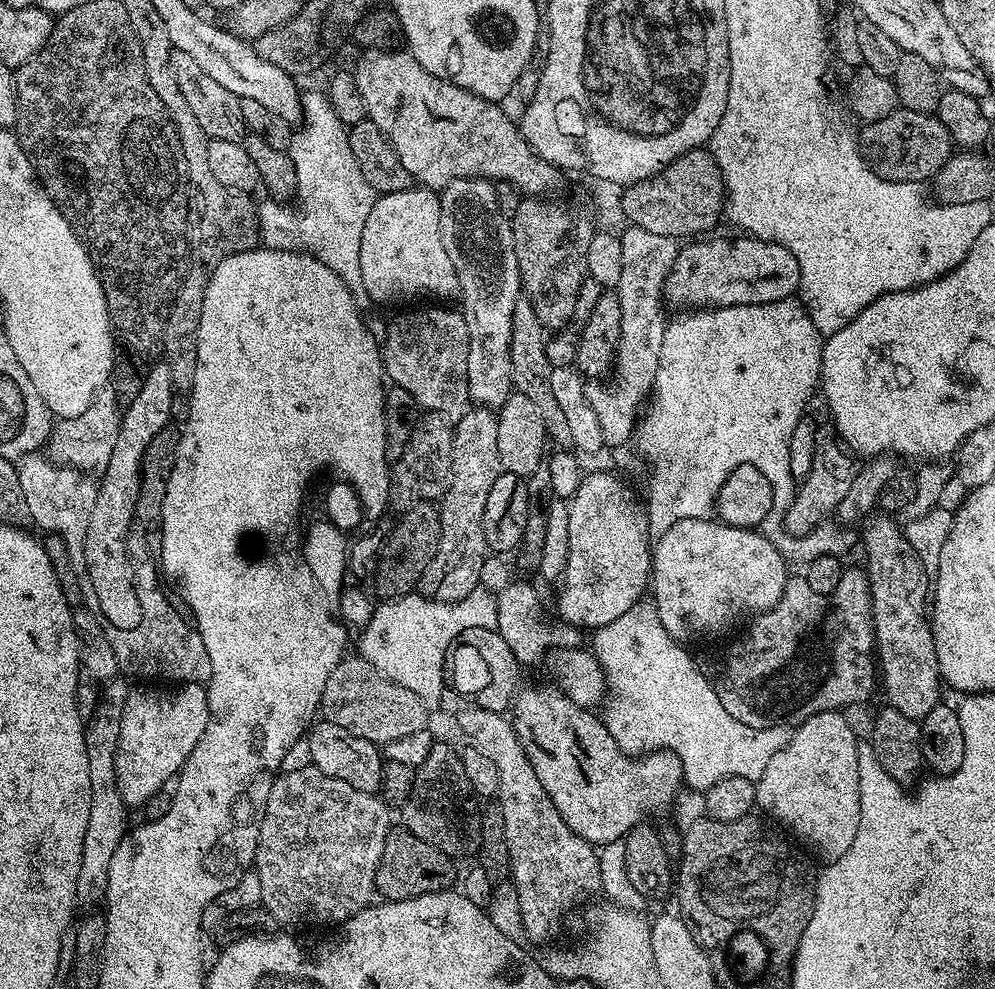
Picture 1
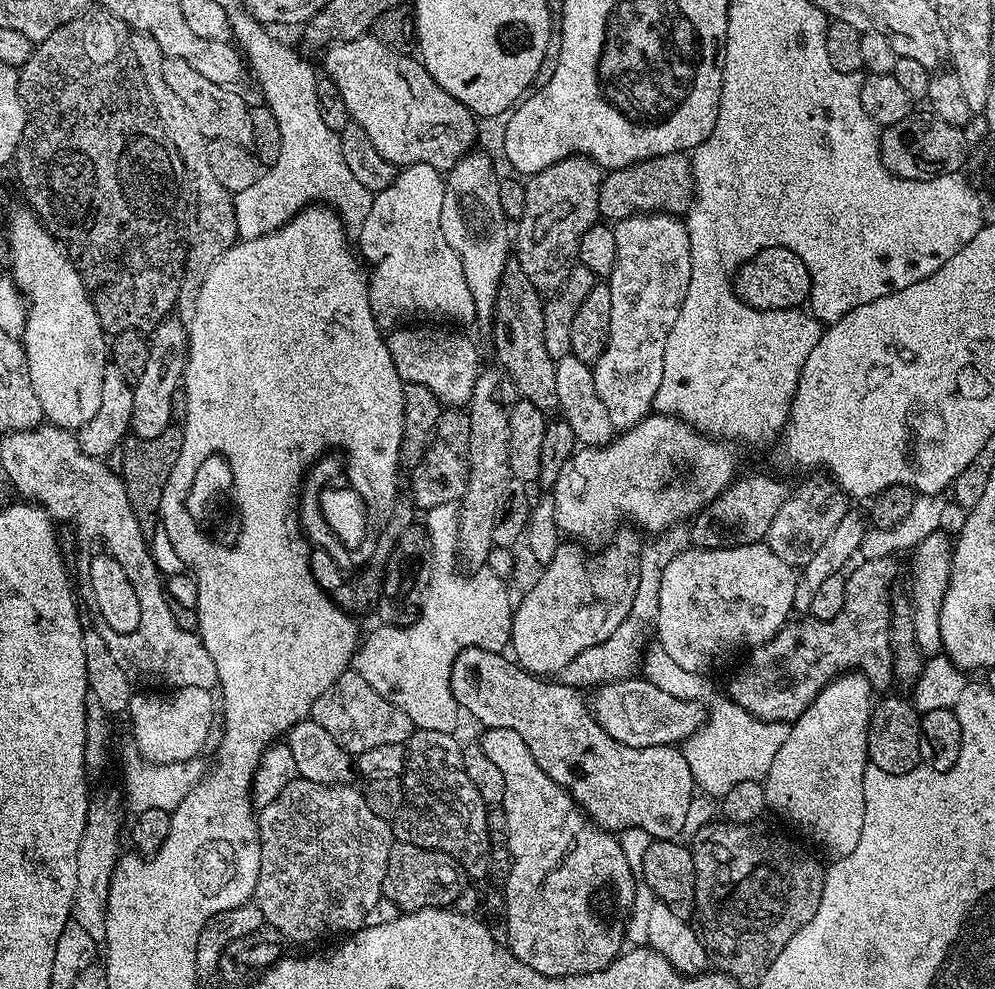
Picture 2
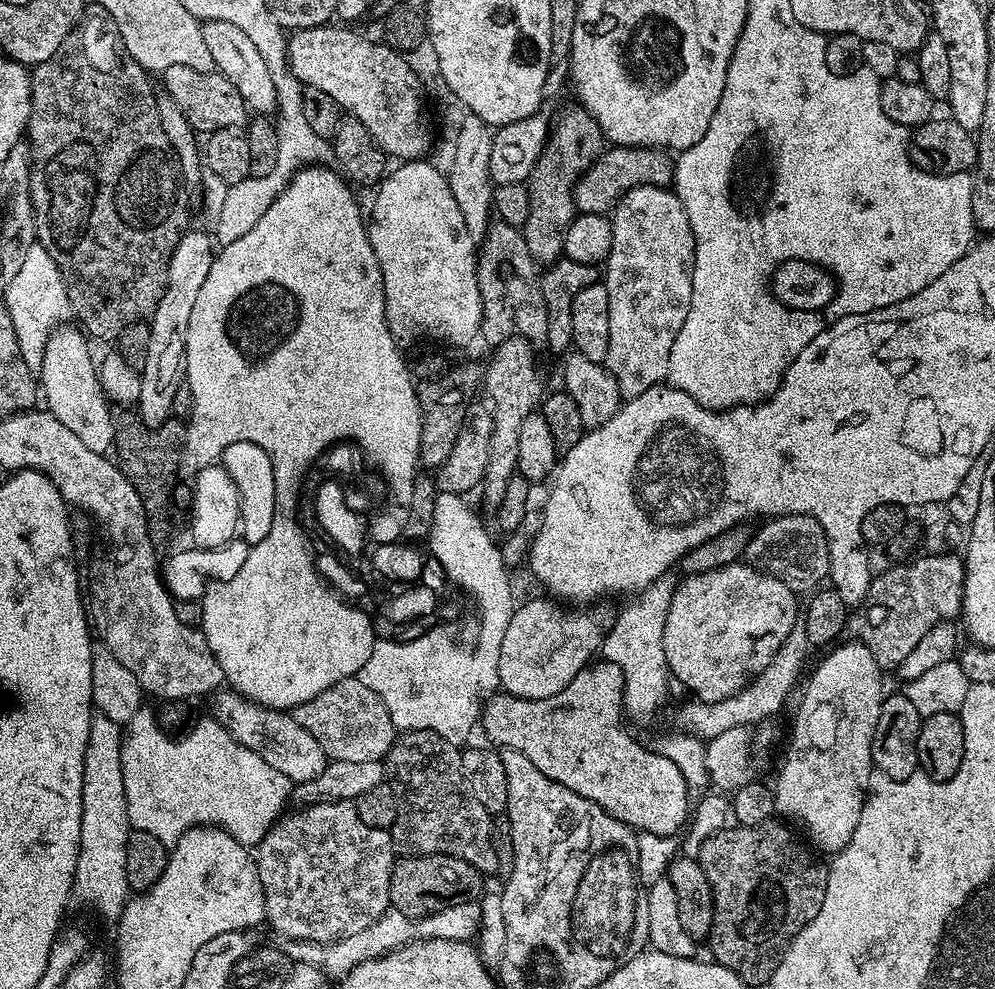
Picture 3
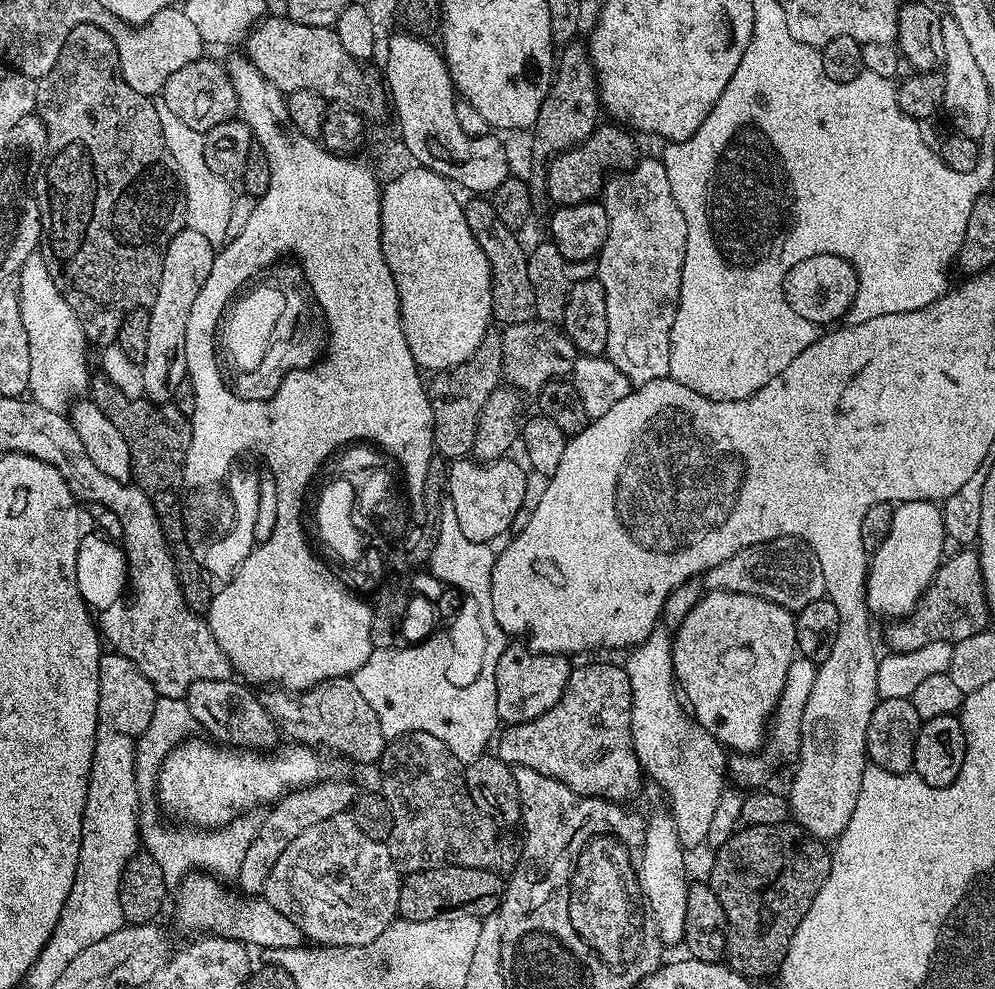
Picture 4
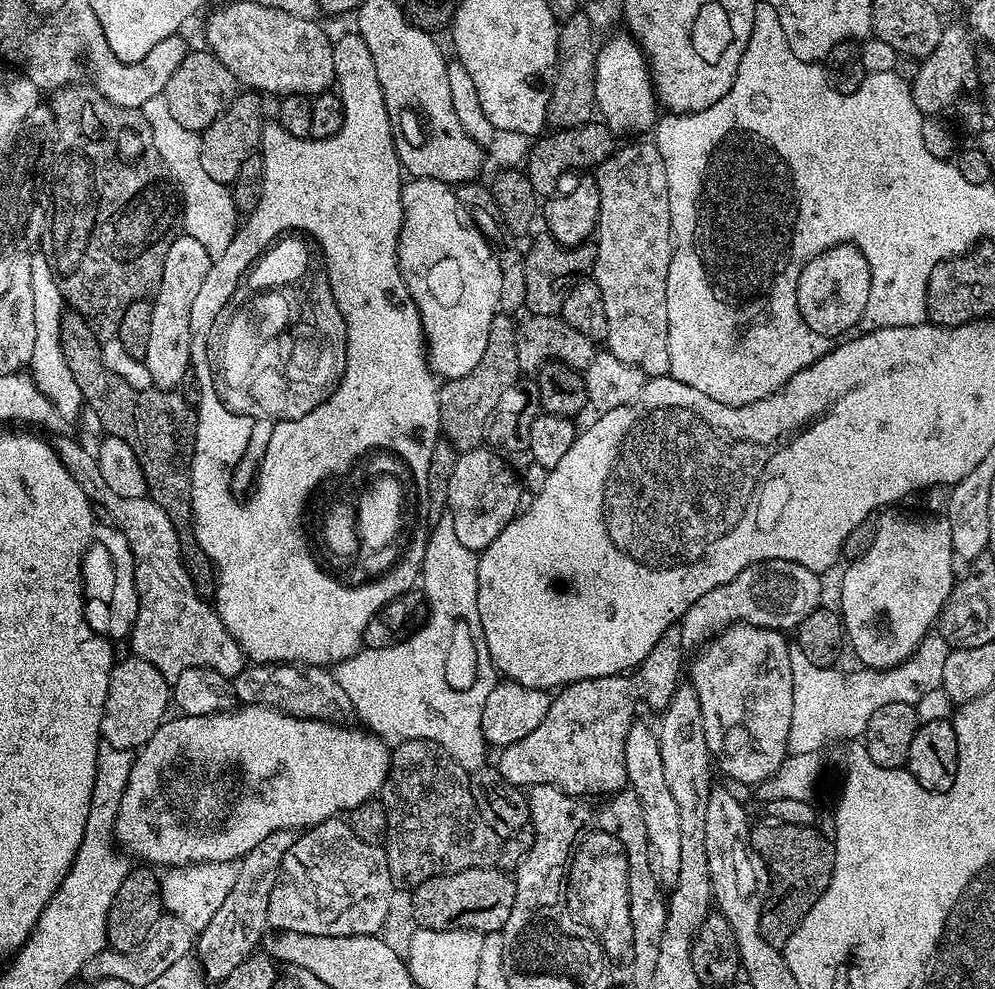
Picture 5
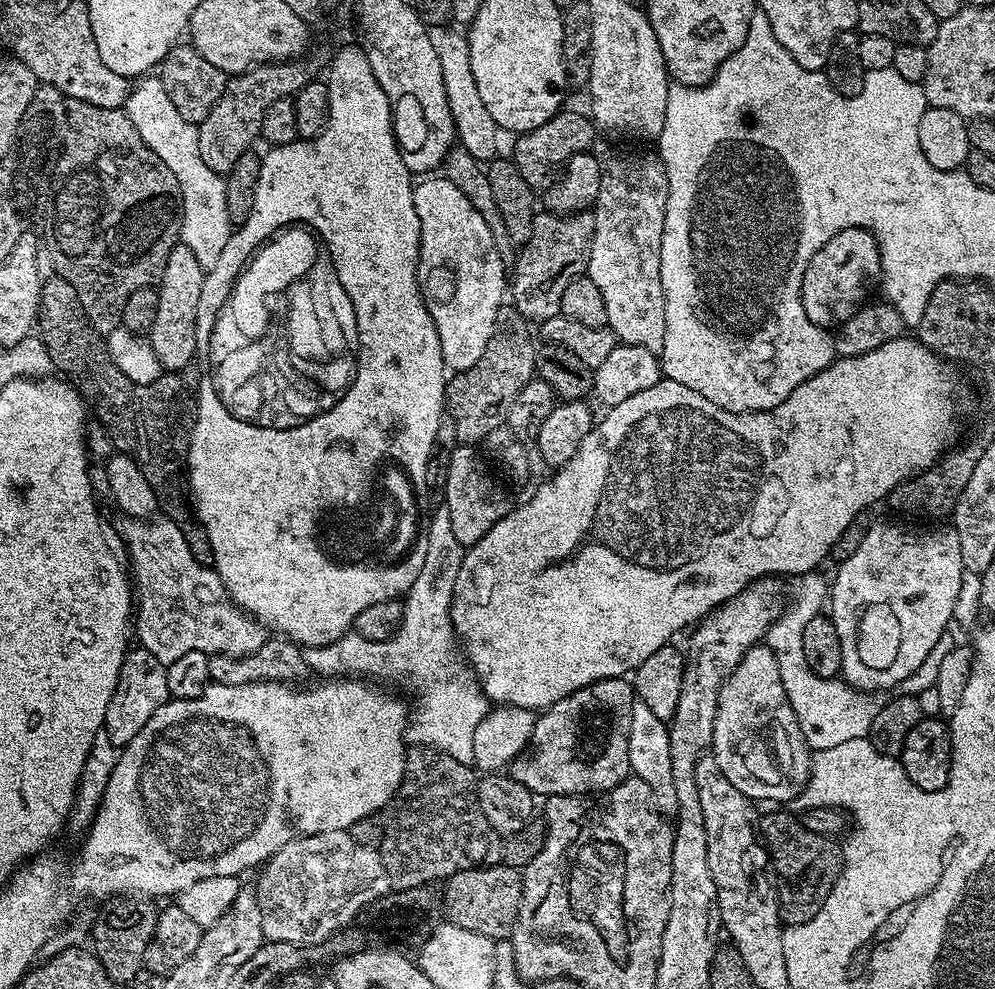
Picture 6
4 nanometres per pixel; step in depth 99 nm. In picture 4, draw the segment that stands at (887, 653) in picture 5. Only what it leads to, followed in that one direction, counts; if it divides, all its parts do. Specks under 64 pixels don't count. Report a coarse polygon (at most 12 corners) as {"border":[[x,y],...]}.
{"border":[[931,500],[892,510],[871,553],[868,610],[914,611],[945,559],[944,514]]}

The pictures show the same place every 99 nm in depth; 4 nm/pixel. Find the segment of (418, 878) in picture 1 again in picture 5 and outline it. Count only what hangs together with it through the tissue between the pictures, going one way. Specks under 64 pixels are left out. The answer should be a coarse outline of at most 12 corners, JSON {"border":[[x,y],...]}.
{"border":[[497,867],[411,889],[422,928],[499,932],[515,879]]}

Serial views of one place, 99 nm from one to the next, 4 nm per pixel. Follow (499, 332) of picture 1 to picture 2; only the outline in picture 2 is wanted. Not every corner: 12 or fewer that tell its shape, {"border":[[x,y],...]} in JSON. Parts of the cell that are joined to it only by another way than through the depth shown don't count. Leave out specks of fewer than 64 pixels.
{"border":[[491,158],[447,169],[442,234],[474,294],[475,323],[496,315],[510,222]]}

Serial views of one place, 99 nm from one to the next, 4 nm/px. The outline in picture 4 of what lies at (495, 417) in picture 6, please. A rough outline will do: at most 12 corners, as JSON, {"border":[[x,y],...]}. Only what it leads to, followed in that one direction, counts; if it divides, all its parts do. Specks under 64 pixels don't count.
{"border":[[500,332],[431,377],[434,448],[475,449],[486,398],[501,387]]}

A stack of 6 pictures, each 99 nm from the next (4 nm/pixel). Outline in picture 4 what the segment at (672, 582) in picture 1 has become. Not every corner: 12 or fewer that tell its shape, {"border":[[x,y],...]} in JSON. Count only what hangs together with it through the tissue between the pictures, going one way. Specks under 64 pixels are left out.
{"border":[[708,590],[671,637],[675,682],[725,749],[759,753],[796,618]]}

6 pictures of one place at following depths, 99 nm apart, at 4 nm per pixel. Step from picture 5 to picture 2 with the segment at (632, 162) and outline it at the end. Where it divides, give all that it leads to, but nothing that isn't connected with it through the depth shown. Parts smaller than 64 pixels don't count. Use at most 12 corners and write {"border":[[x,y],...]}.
{"border":[[683,219],[615,221],[610,334],[591,369],[613,429],[653,411],[690,286]]}

